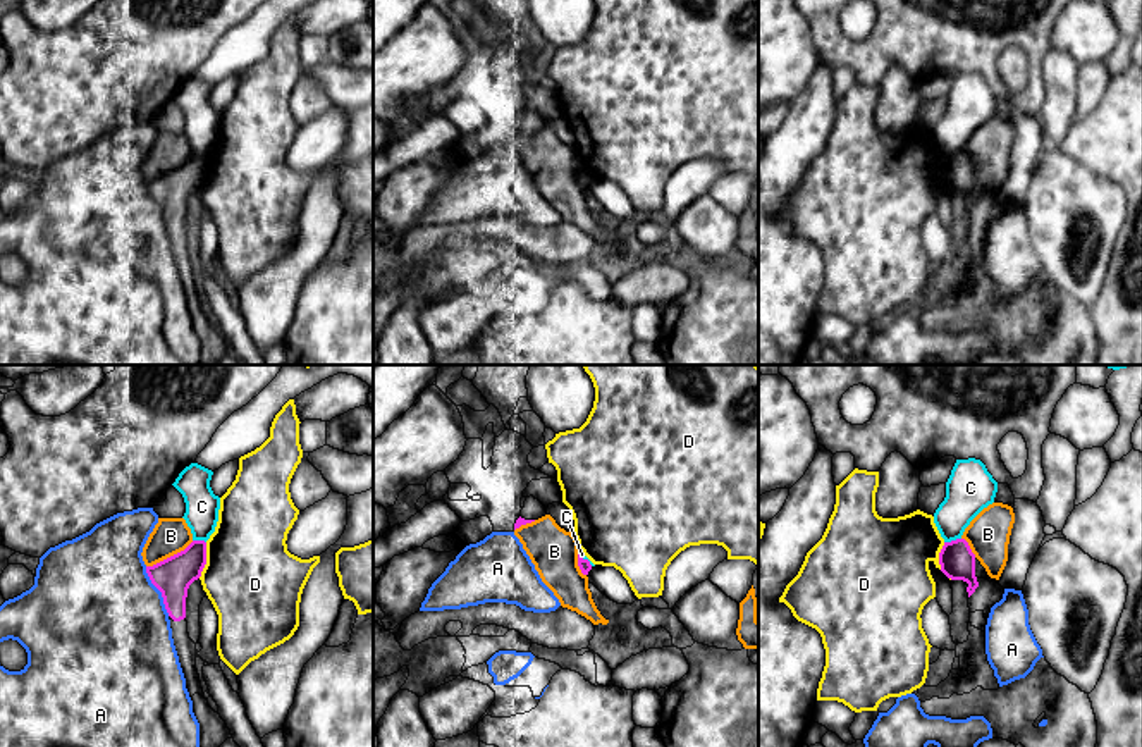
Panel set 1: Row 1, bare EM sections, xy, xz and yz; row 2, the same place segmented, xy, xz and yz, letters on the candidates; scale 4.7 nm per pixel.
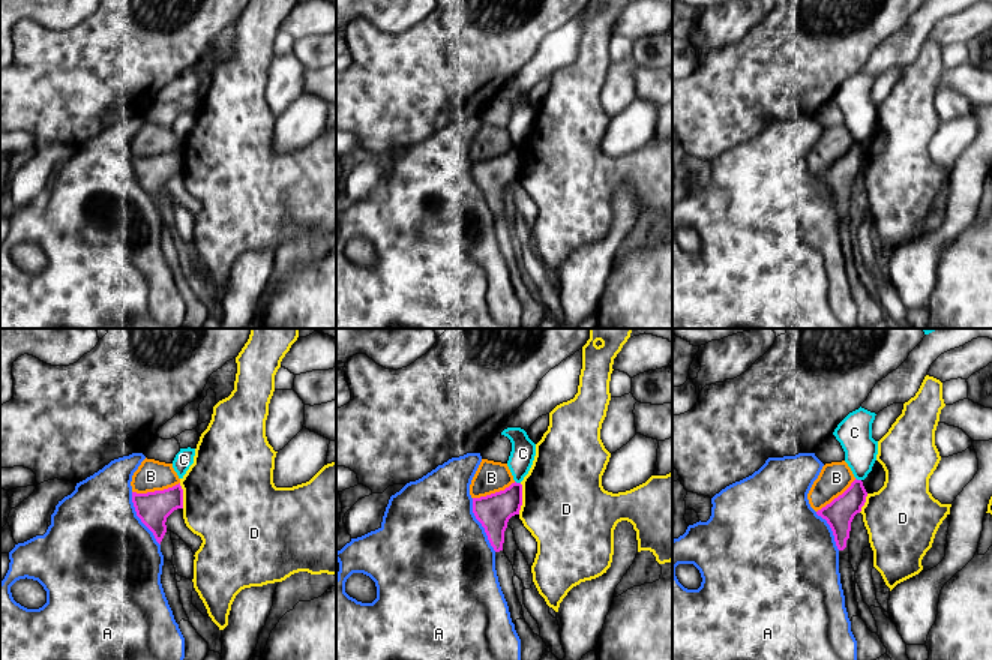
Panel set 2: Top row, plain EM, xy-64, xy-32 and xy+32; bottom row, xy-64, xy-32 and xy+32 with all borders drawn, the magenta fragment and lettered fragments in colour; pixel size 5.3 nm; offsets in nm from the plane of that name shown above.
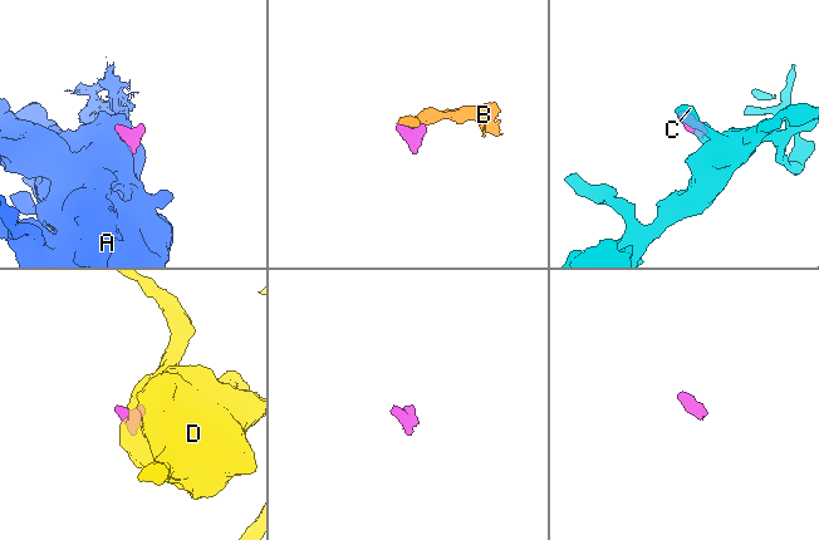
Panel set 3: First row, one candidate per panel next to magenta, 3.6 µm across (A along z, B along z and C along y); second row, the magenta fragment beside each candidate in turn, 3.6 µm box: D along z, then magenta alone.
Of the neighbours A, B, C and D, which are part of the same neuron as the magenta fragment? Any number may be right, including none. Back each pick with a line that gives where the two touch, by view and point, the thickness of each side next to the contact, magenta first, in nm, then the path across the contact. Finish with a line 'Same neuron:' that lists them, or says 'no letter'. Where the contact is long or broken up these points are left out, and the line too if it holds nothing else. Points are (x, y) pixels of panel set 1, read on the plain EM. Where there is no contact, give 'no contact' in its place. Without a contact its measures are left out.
Same neuron: no letter

